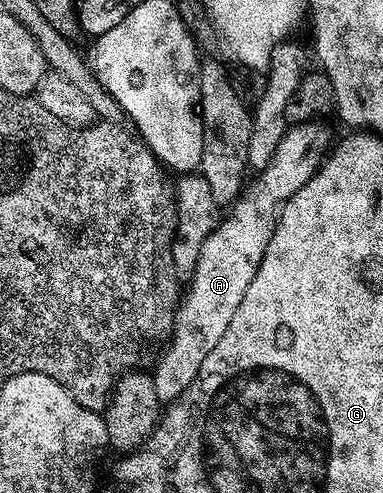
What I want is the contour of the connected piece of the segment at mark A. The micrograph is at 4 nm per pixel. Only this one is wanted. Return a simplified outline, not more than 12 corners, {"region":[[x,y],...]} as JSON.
{"region":[[285,132],[209,240],[151,374],[160,403],[195,385],[265,256],[283,203],[332,145]]}

